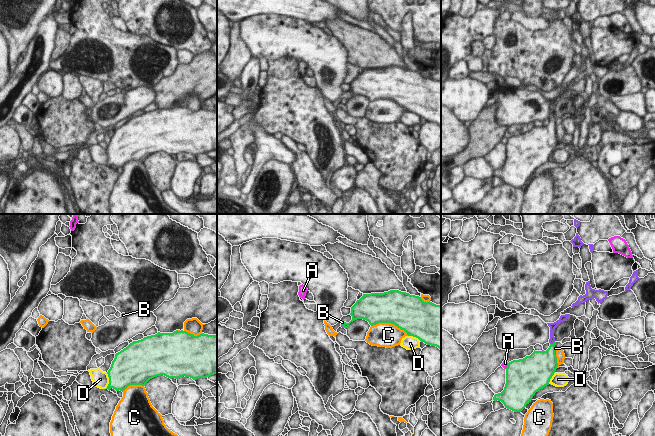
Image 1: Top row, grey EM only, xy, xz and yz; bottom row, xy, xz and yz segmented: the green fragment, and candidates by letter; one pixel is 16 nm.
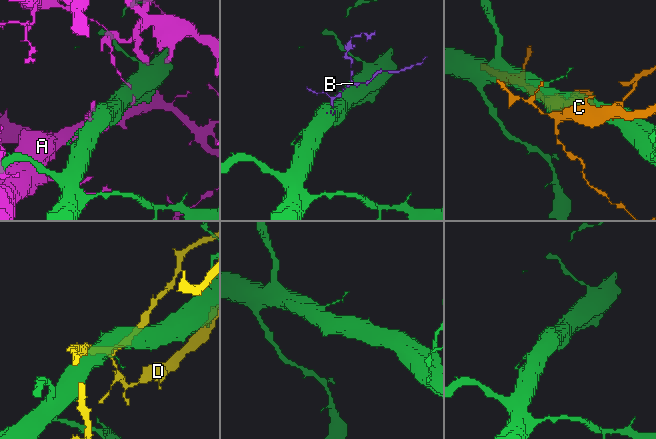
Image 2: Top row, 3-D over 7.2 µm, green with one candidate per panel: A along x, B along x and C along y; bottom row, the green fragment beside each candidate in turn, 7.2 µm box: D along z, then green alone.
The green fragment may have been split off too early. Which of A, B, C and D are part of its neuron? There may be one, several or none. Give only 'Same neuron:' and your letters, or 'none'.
Same neuron: B.

